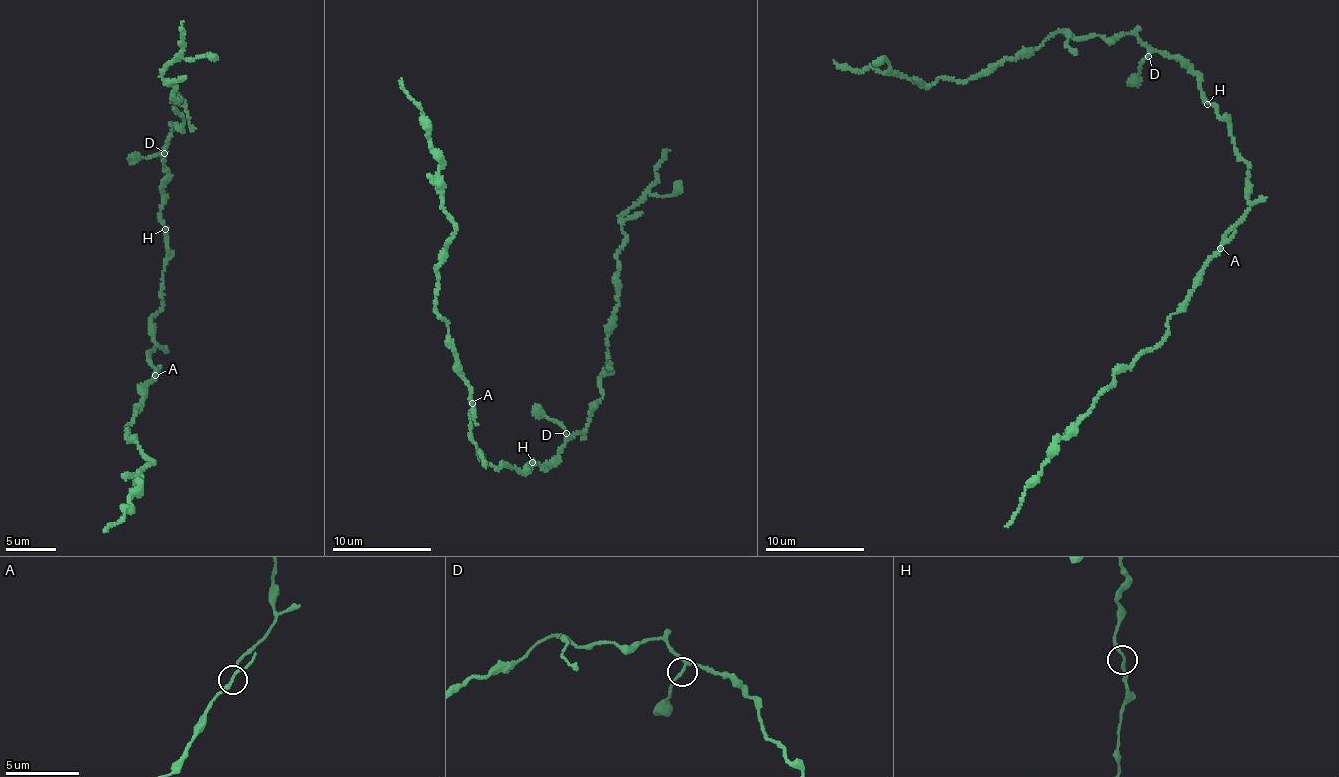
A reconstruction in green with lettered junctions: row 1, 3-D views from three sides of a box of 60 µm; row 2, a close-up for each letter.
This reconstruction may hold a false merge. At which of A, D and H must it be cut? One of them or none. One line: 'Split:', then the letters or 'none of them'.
Split: none of them

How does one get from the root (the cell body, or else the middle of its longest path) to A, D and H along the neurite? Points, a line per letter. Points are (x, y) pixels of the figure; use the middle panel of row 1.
A: (508, 465), (503, 463), (495, 468), (484, 461), (477, 450), (468, 425), (473, 404)
D: (508, 465), (518, 472), (534, 462), (542, 467), (557, 458), (558, 447), (565, 444), (566, 433)
H: (508, 465), (518, 472), (532, 462)

